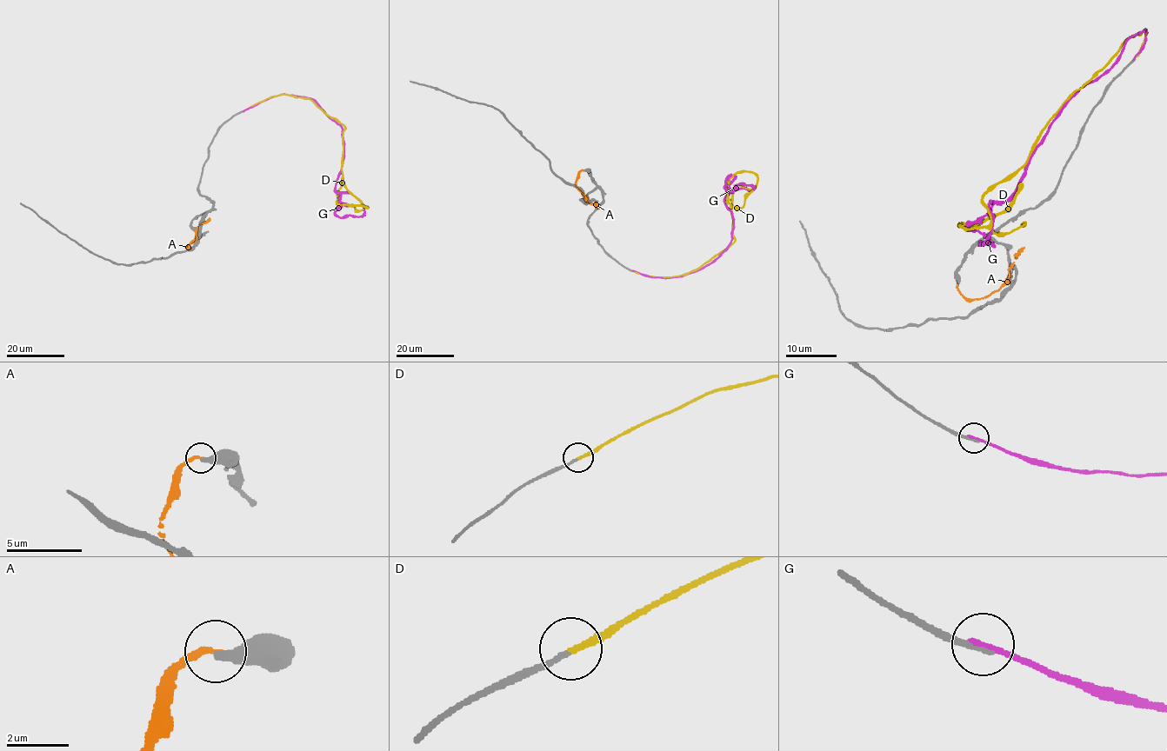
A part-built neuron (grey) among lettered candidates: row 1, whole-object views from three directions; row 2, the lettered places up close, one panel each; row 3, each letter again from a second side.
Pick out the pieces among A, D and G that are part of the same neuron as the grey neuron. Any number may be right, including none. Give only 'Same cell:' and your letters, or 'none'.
Same cell: D

